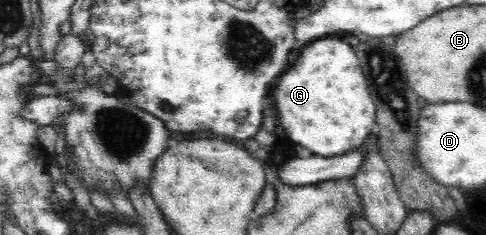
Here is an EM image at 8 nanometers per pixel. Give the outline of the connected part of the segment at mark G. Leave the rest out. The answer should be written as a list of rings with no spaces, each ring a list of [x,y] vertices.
[[[338,35],[324,37],[304,45],[292,59],[296,63],[290,63],[292,67],[278,77],[278,83],[272,87],[276,97],[276,117],[292,146],[301,145],[320,157],[334,157],[360,148],[368,133],[376,129],[375,101],[369,92],[367,79],[362,75],[358,56],[354,47],[336,37]]]

